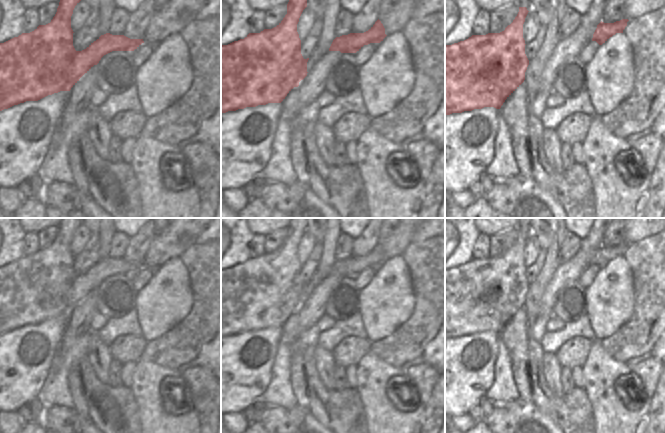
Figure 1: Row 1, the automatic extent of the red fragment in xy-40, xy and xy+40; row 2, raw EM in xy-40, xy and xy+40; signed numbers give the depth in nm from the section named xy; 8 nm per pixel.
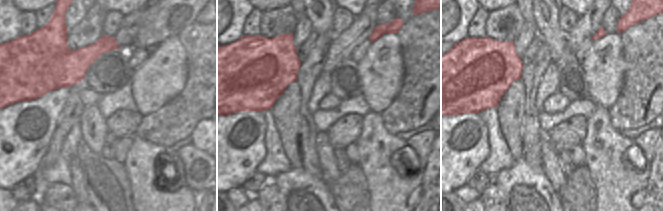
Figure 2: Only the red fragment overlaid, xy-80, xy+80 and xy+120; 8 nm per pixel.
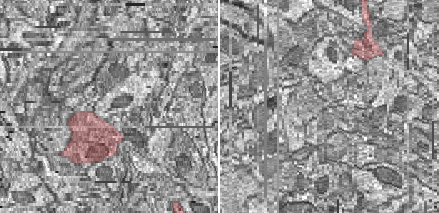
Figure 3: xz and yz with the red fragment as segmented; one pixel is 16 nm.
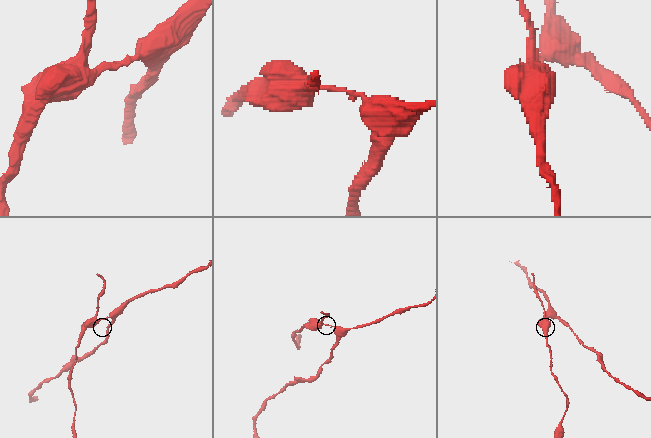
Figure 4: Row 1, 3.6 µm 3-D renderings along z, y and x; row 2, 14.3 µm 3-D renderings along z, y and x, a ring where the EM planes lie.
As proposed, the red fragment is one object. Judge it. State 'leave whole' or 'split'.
split

